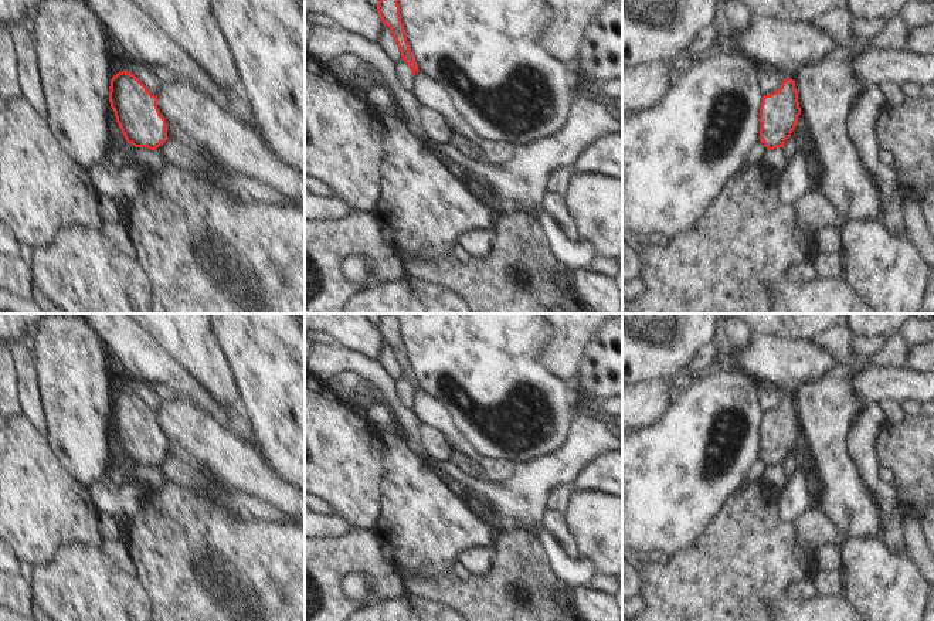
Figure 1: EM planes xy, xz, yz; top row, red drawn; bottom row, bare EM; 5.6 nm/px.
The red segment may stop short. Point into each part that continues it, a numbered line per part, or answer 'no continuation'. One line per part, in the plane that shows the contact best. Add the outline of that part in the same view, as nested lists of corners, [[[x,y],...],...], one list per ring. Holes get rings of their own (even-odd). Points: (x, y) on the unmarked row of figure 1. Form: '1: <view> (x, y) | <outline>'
no continuation

